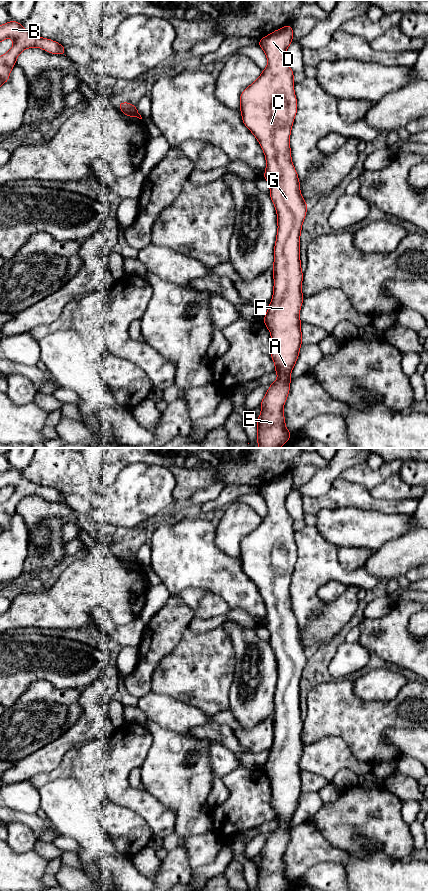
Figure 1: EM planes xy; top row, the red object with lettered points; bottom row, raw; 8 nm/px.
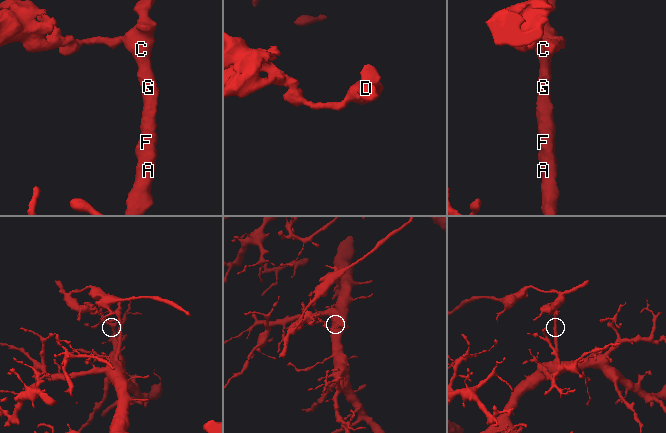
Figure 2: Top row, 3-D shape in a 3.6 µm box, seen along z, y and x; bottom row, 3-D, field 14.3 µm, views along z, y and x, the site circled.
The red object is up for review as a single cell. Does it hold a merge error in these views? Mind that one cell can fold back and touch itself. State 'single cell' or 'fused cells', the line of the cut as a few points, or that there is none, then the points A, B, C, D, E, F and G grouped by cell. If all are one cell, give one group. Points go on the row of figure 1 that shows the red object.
fused cells; cut xy (134, 106), (121, 110); groups A C D E F G / B

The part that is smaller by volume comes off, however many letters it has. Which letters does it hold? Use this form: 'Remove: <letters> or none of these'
Remove: B

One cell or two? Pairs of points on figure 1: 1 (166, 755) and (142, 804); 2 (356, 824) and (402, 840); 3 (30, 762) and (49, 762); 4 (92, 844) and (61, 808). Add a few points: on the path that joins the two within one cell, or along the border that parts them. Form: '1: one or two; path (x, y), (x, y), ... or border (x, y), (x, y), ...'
1: two; border (145, 789), (166, 806)
2: one; path (367, 824), (377, 824), (391, 835)
3: one; path (35, 762), (44, 762)
4: one; path (88, 835), (70, 817)

